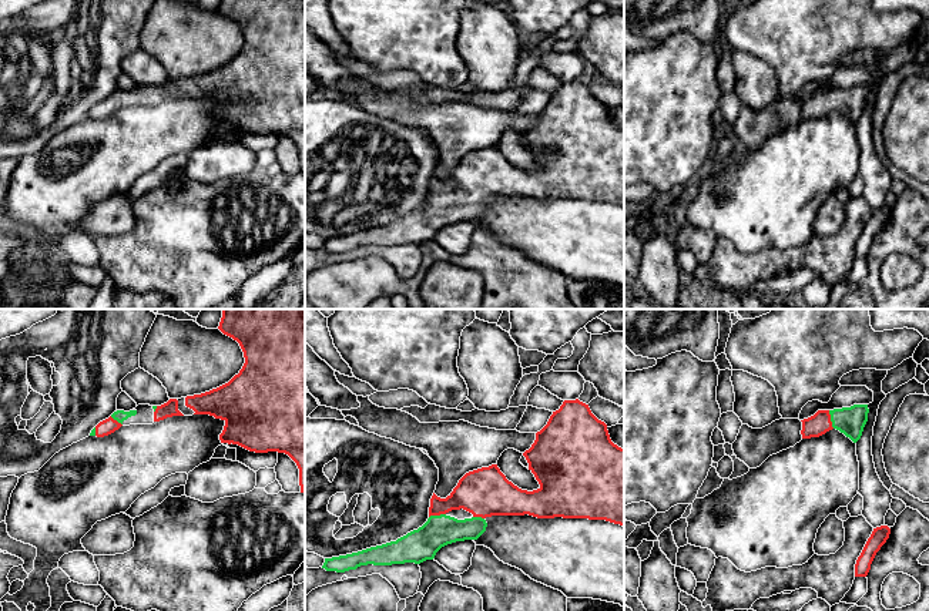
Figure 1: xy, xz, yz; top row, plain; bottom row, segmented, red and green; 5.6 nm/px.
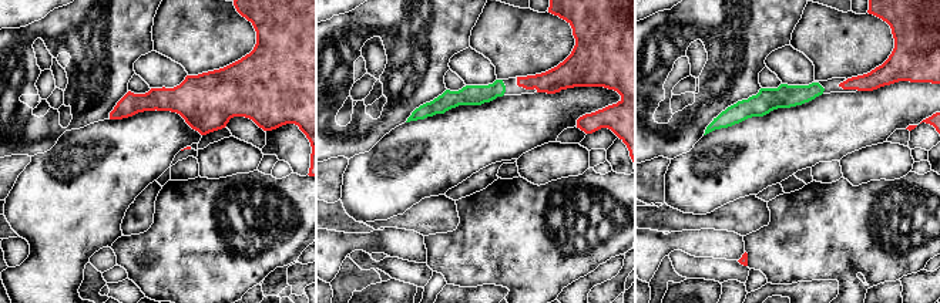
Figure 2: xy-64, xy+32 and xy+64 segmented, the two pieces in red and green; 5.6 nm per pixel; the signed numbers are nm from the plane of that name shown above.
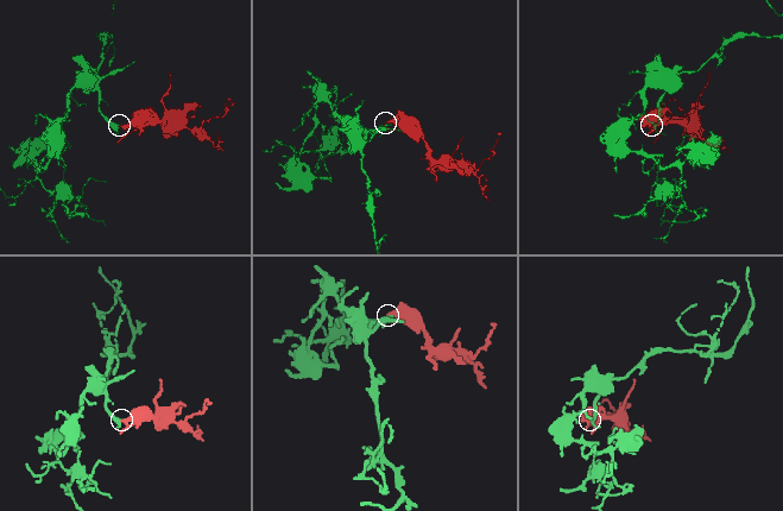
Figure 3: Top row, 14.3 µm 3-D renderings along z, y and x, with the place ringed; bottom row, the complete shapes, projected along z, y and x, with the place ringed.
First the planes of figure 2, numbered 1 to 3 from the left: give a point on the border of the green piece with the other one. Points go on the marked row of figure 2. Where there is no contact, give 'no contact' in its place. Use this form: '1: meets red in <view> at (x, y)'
1: no contact
2: no contact
3: no contact

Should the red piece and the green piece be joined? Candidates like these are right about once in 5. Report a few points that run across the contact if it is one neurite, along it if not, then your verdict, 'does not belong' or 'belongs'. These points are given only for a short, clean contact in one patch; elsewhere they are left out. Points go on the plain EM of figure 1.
line yz (819, 104), (829, 100), (851, 101); belongs

